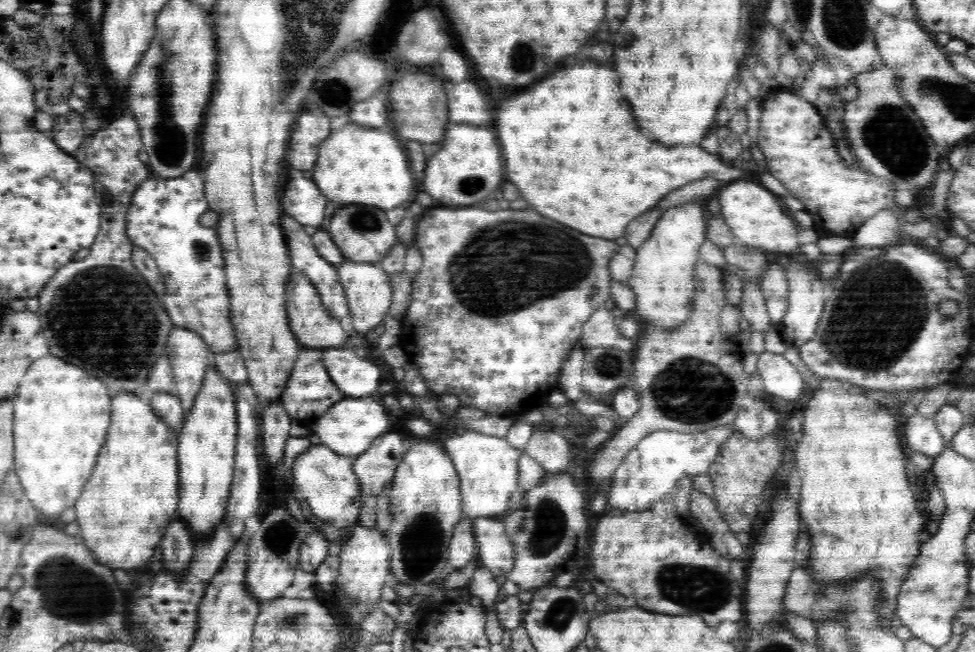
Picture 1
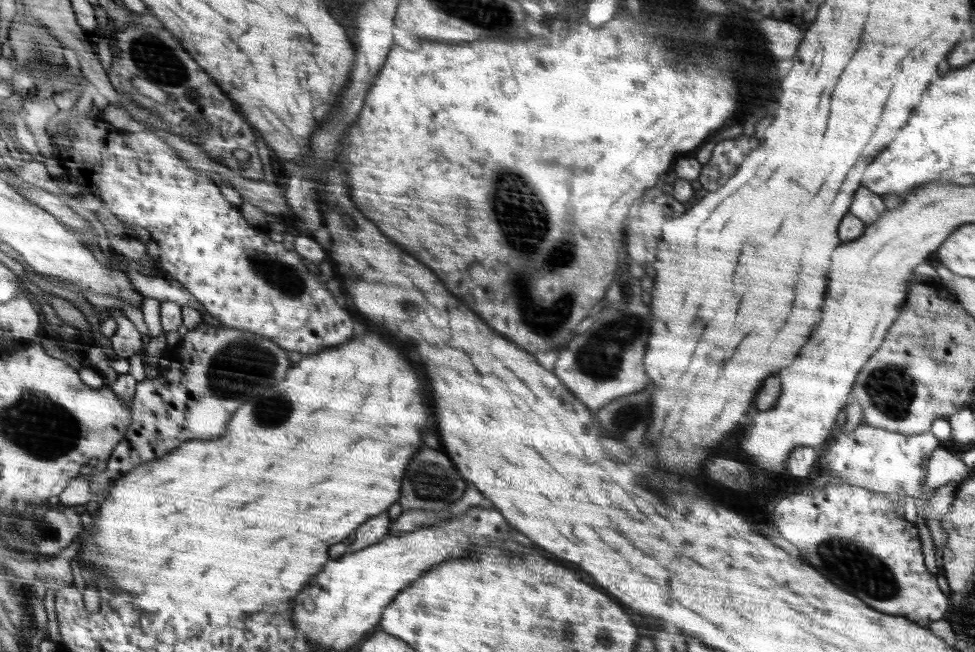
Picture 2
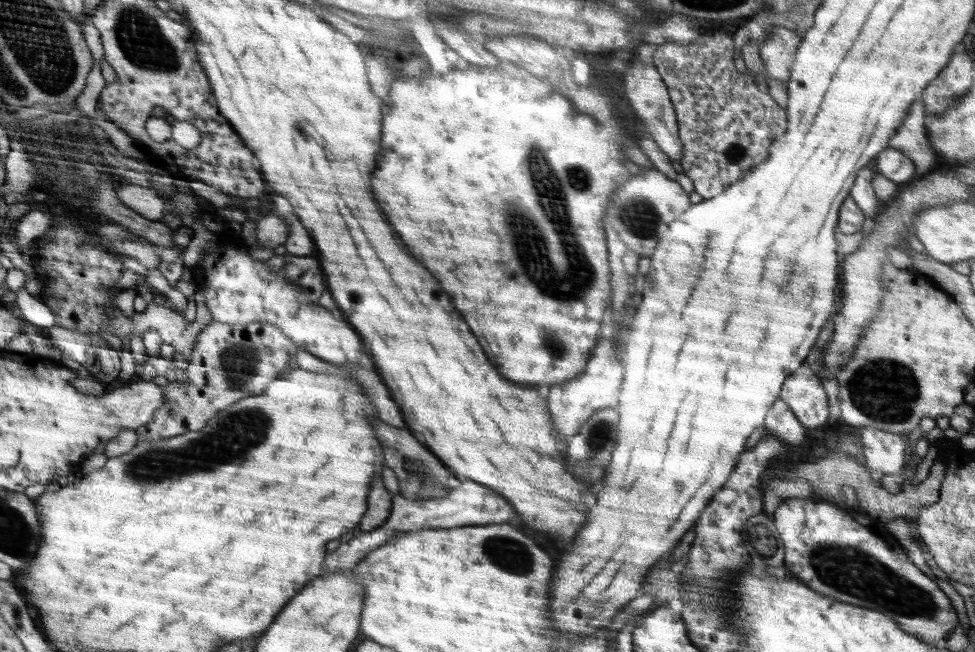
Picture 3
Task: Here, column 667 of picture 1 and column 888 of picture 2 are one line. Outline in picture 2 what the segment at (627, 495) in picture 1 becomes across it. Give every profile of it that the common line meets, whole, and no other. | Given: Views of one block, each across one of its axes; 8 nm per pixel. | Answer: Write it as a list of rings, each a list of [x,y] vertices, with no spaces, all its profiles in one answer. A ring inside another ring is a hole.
[[[862,422],[850,433],[839,431],[835,437],[832,437],[828,448],[819,451],[819,456],[823,468],[830,470],[840,480],[840,483],[860,486],[883,494],[894,493],[901,497],[910,496],[914,500],[915,506],[918,506],[918,502],[920,502],[922,516],[934,540],[936,566],[939,574],[944,577],[943,549],[949,540],[949,535],[941,526],[942,516],[930,509],[930,497],[926,497],[922,491],[927,475],[922,464],[939,446],[941,446],[940,440],[931,431],[919,435],[904,436],[898,432]],[[920,496],[924,496],[924,498]]]

